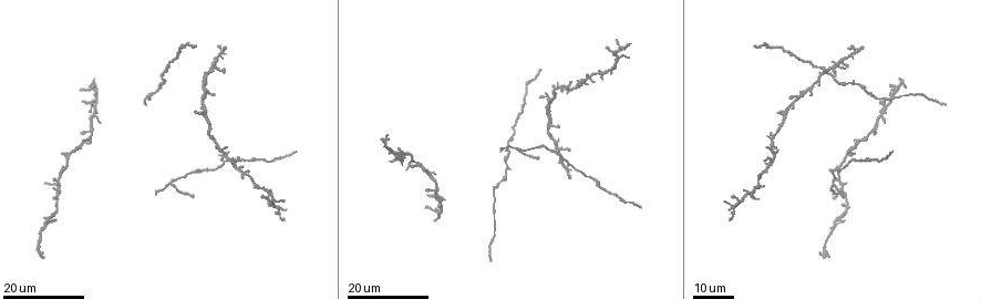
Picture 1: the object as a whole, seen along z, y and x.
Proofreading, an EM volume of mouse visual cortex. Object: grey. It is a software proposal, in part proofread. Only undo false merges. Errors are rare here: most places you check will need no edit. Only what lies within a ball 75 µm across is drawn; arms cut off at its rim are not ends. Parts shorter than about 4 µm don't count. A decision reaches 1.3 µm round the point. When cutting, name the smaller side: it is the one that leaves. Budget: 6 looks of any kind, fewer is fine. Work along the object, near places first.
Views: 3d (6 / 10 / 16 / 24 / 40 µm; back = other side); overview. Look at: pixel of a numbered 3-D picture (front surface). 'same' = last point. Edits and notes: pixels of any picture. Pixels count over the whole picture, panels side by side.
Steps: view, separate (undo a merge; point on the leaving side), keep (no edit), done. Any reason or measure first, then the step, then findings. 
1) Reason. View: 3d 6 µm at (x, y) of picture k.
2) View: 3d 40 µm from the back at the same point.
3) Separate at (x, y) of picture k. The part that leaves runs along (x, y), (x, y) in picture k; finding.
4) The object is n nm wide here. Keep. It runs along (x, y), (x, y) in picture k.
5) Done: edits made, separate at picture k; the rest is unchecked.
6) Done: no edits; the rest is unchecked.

View: 3d 24 µm at (514, 149) of picture 1.

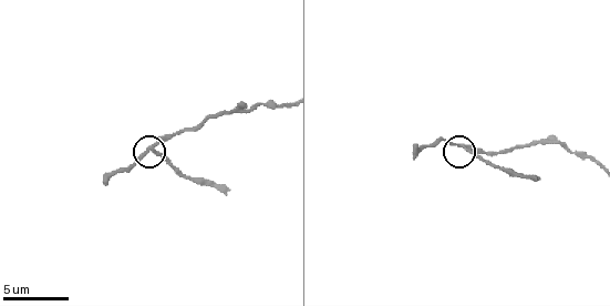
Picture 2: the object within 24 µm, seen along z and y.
Closer look. View: 3d 10 µm at (152, 152) of picture 2.

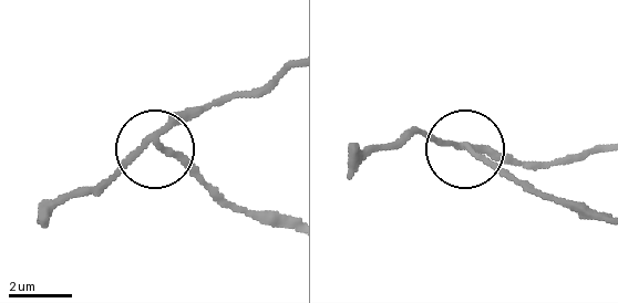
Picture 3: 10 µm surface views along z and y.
Other side. View: 3d 10 µm from the back at (163, 146) of picture 3.

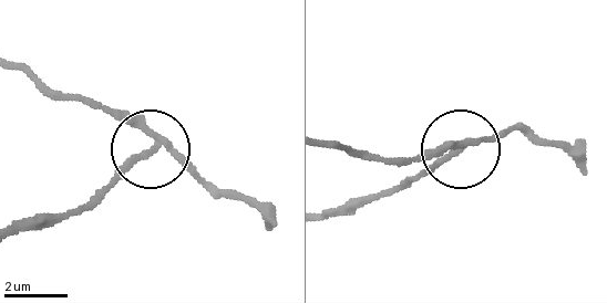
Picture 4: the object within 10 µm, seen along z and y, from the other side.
The side arm is 5 µm long. Separate at (127, 170) of picture 4. The part that leaves runs along (158, 144), (82, 205), (18, 221) in picture 4; two cells meet here.

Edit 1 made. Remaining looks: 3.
Small branch off a trunk. View: 3d 16 µm at (59, 191) of picture 1.

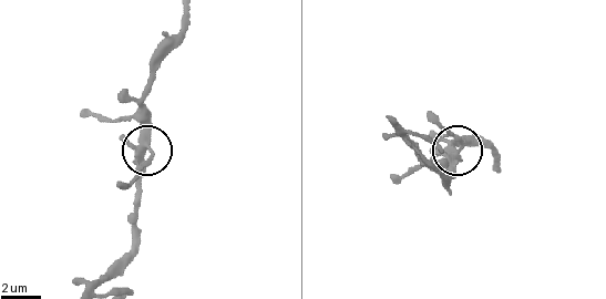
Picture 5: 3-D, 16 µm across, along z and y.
Zoom in. View: 3d 6 µm at (145, 144) of picture 5.

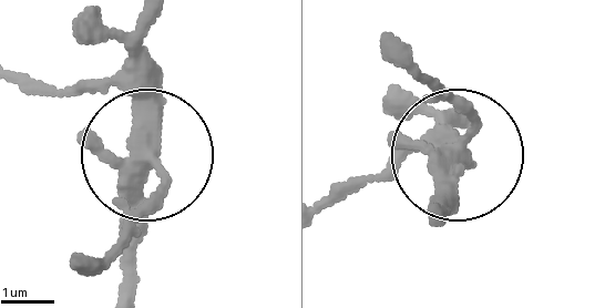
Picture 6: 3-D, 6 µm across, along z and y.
The object is 330 nm wide here. Keep. It runs along (462, 120), (453, 155), (467, 120), (413, 53) in picture 6; continuous, no second cell.

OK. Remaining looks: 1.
Done: edits made, separate at picture 4; the rest is unchecked.

